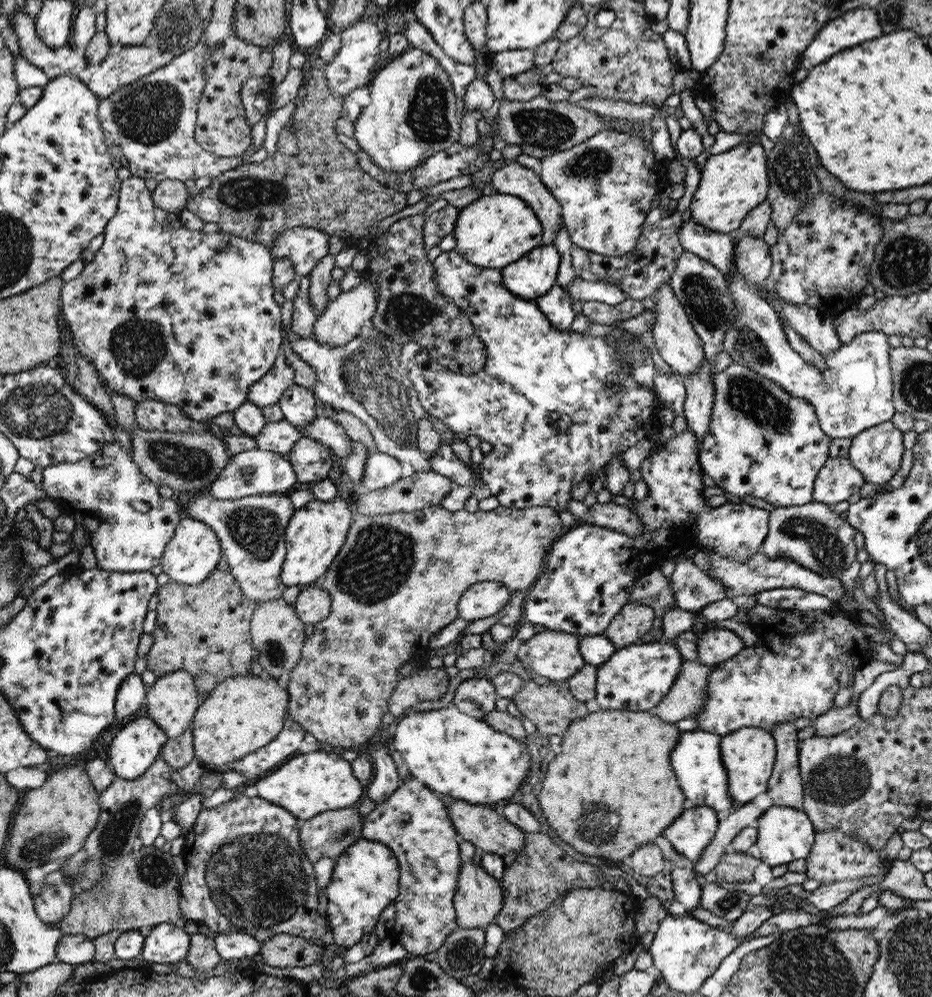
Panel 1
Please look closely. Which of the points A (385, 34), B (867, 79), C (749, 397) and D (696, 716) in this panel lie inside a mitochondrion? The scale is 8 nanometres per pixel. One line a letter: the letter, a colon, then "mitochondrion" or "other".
A: other
B: other
C: mitochondrion
D: other

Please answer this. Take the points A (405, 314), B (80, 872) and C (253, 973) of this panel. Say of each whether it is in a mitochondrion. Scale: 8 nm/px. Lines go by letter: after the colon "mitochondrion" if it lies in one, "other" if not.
A: mitochondrion
B: mitochondrion
C: other

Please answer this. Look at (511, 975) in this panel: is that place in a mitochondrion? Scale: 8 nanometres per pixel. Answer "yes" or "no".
no

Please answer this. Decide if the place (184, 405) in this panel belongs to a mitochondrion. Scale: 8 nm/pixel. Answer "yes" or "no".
no

